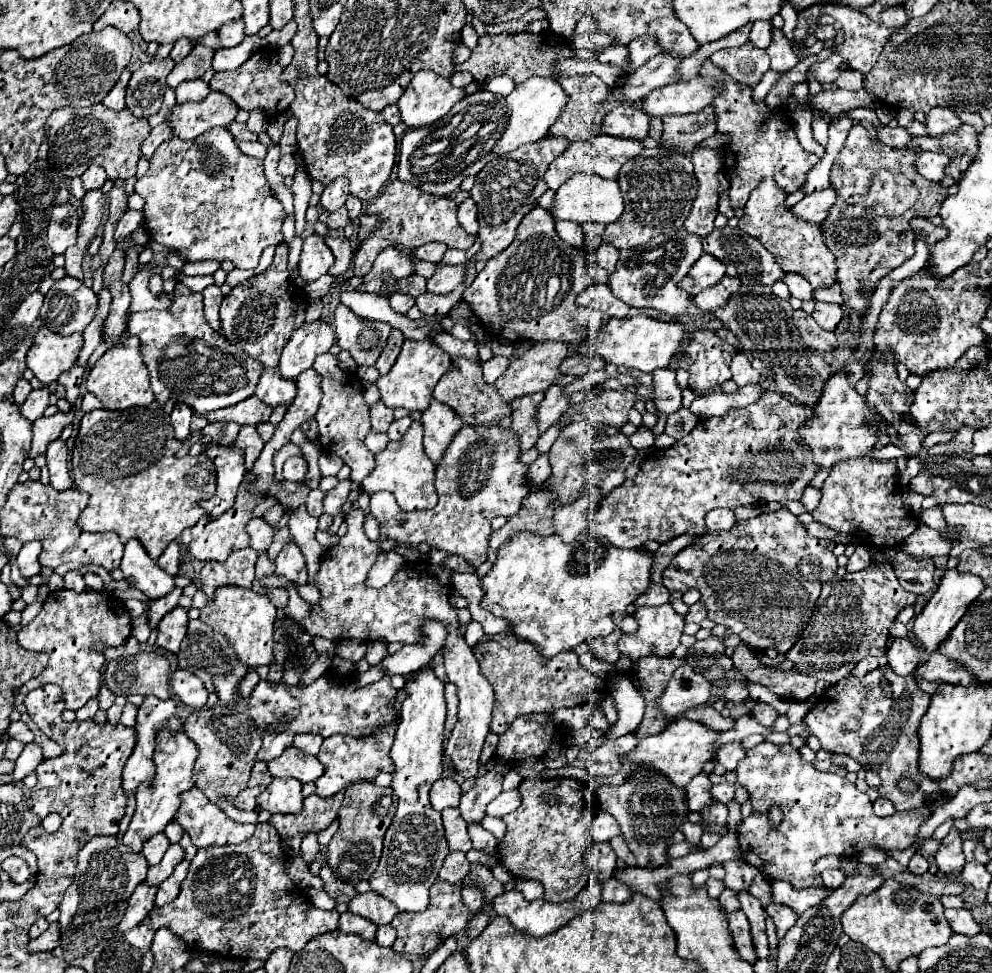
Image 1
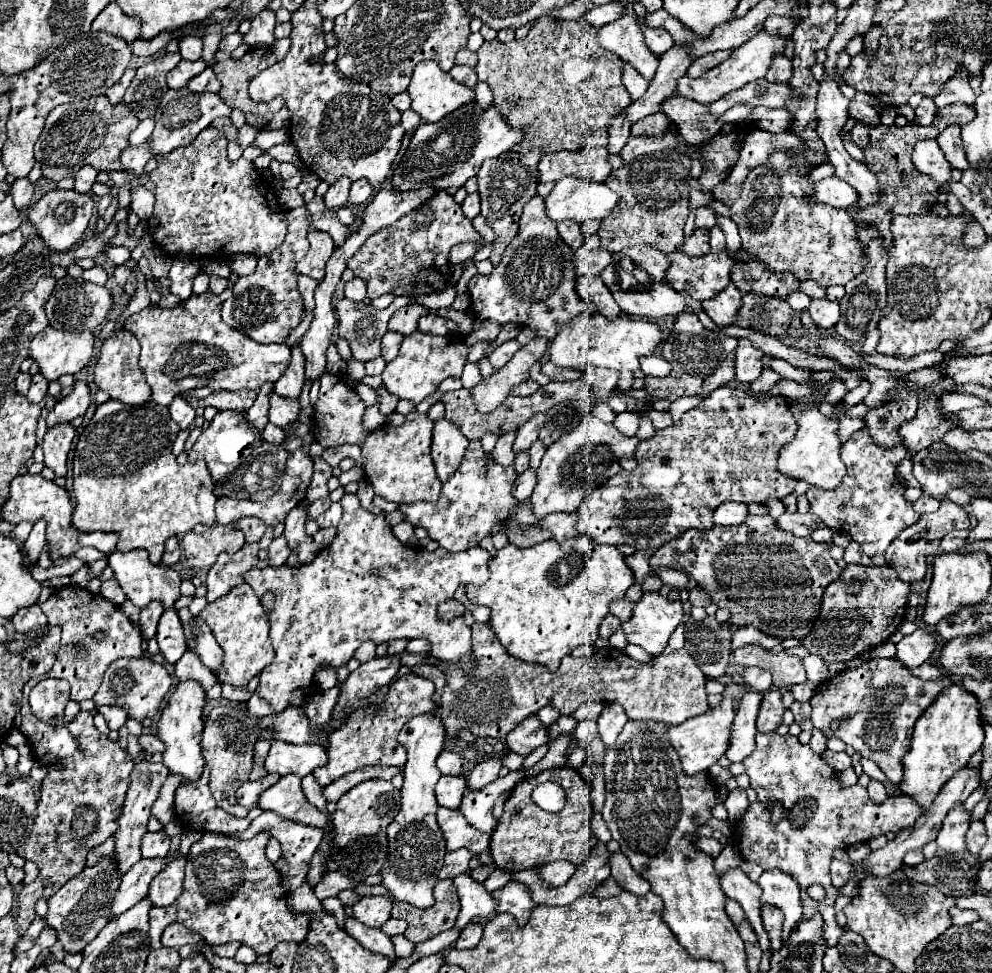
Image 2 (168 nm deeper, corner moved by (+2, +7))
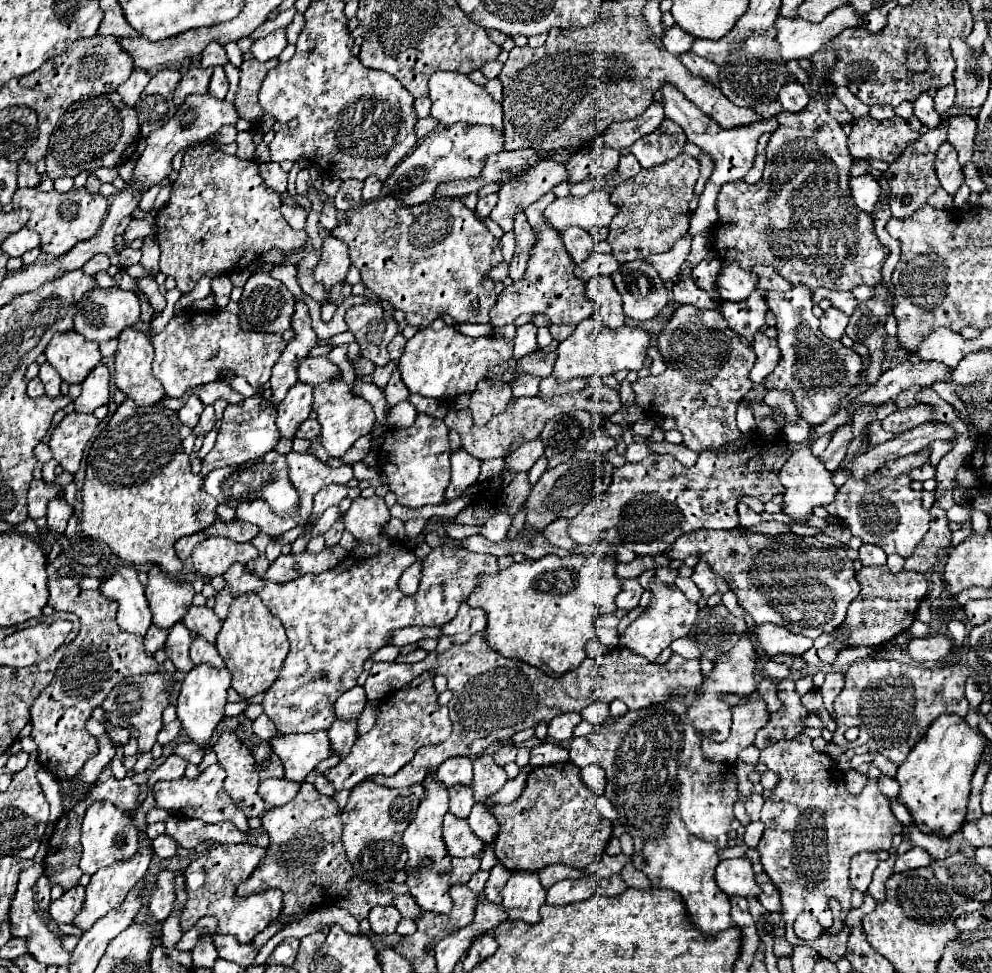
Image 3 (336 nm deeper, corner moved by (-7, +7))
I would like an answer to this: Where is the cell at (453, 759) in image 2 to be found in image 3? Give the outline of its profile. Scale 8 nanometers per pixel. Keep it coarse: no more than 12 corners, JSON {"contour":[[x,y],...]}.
{"contour":[[450,757],[436,779],[452,785],[472,783],[472,759]]}

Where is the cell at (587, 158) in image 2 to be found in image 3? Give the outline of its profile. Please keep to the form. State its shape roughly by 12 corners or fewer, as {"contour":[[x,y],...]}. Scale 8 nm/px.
{"contour":[[538,163],[502,185],[490,217],[512,231],[514,215],[566,181],[564,165]]}

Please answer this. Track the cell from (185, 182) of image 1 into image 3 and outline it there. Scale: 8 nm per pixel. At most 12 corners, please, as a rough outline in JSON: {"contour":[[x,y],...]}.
{"contour":[[186,151],[156,217],[186,295],[308,241],[254,161]]}

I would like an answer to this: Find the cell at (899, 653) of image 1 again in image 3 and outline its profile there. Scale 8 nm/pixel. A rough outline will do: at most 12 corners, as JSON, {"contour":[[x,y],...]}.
{"contour":[[938,633],[912,639],[908,655],[920,663],[940,661],[952,651],[952,641]]}

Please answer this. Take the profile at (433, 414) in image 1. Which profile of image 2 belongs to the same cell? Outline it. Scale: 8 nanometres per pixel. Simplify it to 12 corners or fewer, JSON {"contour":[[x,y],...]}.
{"contour":[[453,423],[433,425],[431,457],[439,479],[461,463],[467,437]]}

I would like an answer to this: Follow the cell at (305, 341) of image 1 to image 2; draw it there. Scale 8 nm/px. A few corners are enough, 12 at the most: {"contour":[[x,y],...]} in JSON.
{"contour":[[301,341],[291,345],[291,361],[275,383],[279,395],[299,397],[305,381]]}

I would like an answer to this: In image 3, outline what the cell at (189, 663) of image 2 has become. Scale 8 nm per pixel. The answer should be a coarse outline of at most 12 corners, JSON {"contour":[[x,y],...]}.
{"contour":[[194,635],[190,657],[196,665],[224,667],[216,645]]}

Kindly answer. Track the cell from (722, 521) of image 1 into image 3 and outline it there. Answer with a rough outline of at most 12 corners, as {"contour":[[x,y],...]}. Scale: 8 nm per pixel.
{"contour":[[746,503],[738,505],[742,527],[752,527],[762,521],[762,515]]}

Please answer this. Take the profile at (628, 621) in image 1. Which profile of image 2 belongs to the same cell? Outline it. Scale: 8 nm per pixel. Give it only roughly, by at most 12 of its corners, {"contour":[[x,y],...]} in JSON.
{"contour":[[617,599],[609,605],[611,613],[621,621],[629,621],[633,603]]}

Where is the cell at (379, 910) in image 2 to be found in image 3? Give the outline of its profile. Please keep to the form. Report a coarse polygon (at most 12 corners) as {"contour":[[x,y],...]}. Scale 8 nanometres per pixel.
{"contour":[[374,907],[368,915],[376,935],[392,935],[400,923],[396,907]]}

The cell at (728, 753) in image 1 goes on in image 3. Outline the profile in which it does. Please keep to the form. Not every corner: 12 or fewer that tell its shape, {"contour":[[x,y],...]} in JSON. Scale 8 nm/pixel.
{"contour":[[762,679],[758,695],[768,703],[768,711],[780,709],[776,681]]}

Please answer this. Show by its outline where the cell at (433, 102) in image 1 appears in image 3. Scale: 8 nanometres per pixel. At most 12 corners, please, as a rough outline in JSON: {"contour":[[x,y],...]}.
{"contour":[[462,73],[430,77],[432,117],[442,125],[504,131],[502,105]]}

